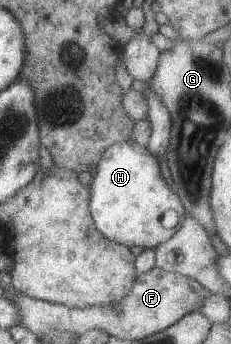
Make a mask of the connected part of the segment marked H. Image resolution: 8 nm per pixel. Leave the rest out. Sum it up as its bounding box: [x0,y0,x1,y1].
[89,140,184,249]

